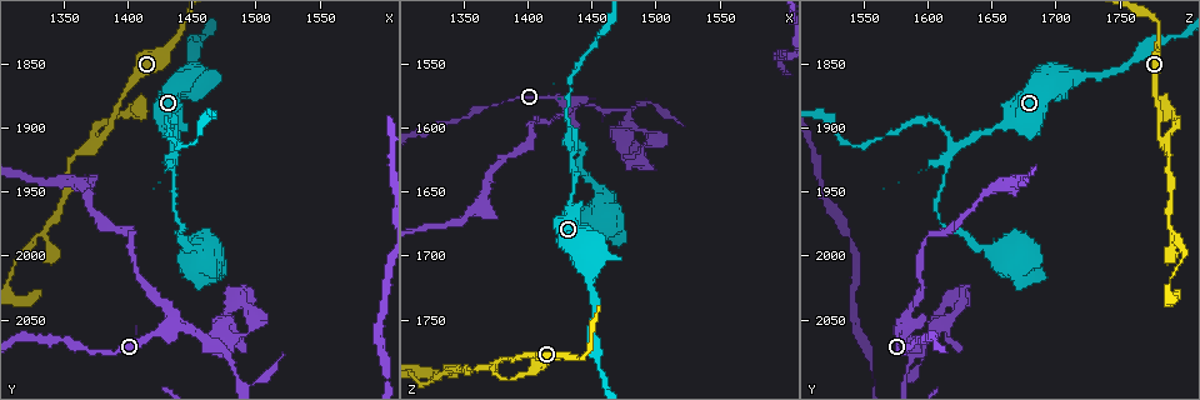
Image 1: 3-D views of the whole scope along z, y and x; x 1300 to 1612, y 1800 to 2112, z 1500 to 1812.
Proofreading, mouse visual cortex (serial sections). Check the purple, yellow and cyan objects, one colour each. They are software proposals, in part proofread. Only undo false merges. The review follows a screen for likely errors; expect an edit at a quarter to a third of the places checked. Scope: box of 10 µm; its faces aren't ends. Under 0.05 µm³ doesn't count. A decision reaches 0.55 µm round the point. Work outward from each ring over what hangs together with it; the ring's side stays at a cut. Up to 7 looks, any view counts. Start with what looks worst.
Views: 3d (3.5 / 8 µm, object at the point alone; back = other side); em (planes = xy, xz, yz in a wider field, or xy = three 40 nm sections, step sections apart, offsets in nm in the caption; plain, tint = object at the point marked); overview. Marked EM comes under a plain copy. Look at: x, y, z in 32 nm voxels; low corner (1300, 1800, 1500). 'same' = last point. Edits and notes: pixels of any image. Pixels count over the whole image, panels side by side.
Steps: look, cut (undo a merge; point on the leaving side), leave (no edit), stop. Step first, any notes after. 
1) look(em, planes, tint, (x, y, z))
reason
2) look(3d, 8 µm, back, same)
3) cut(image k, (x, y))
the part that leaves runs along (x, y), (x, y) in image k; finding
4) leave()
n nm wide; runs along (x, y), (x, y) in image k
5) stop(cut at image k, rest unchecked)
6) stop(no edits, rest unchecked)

look(3d, 8 µm, (1376, 1912, 1784))
abrupt turn

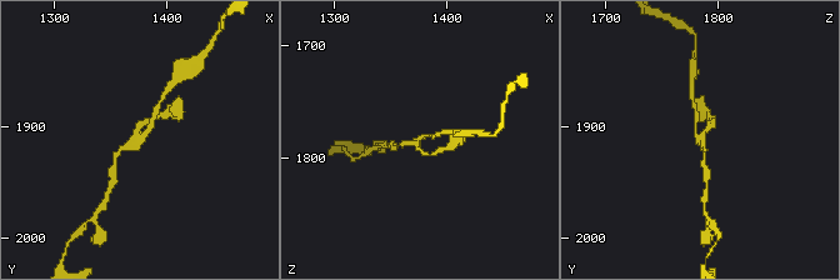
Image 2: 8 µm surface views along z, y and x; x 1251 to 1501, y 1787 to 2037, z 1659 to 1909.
look(3d, 3.5 µm, same)
closer look

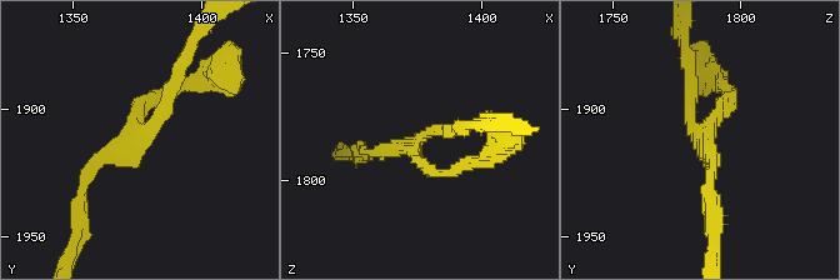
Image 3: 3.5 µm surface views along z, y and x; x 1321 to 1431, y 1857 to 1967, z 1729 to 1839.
leave()
arms of 150, 150, 200 nm; runs along (178, 66), (150, 131), (81, 185) in image 3; continuous, no second cell

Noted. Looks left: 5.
look(3d, 8 µm, (1434, 1916, 1622))

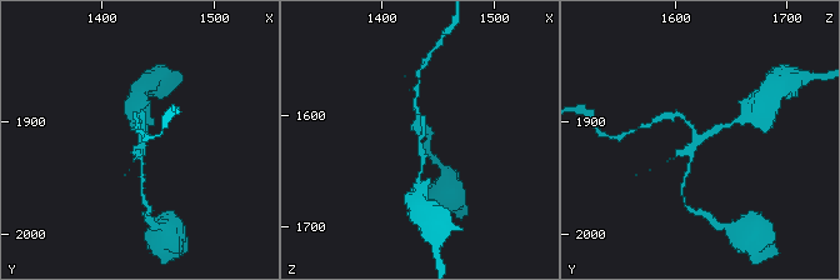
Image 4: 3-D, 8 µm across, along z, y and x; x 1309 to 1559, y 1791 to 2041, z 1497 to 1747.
look(em, xy, step 1, tint, same)

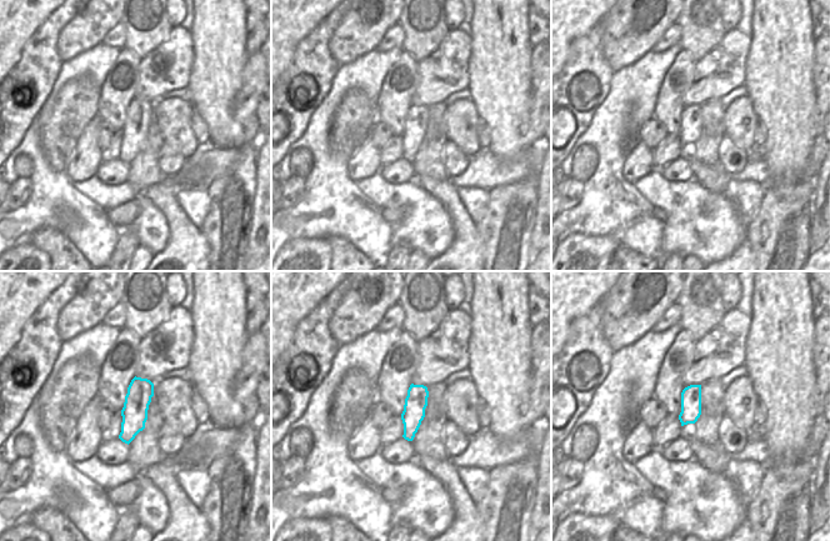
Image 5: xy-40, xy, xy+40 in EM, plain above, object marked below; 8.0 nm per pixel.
leave()
one cell here

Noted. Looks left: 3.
look(3d, 3.5 µm, (1336, 1980, 1790))

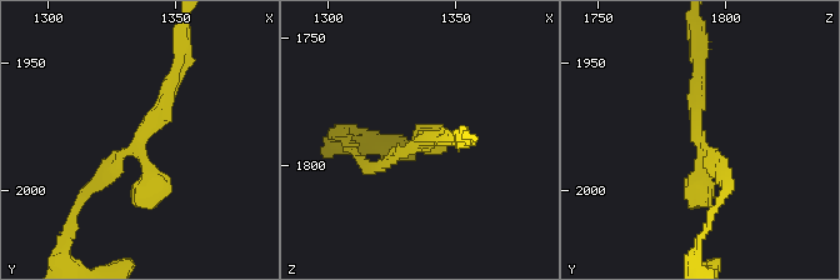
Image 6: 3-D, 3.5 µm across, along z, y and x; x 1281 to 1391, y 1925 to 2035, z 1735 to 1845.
look(em, xy, step 3, tint, (1335, 1981, 1790))
now the EM

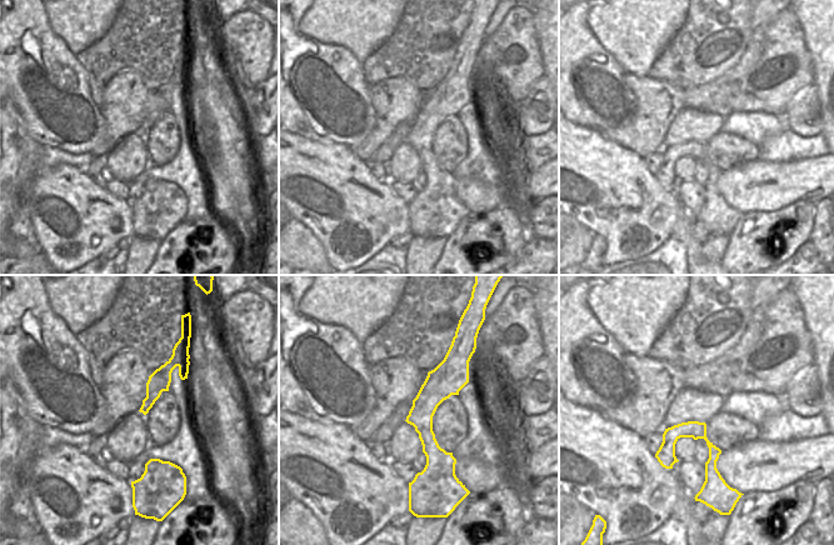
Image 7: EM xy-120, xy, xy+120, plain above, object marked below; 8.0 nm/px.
leave()
runs along (449, 358), (425, 404), (429, 480) in image 7; one cell here

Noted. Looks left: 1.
stop(no edits, rest unchecked)

